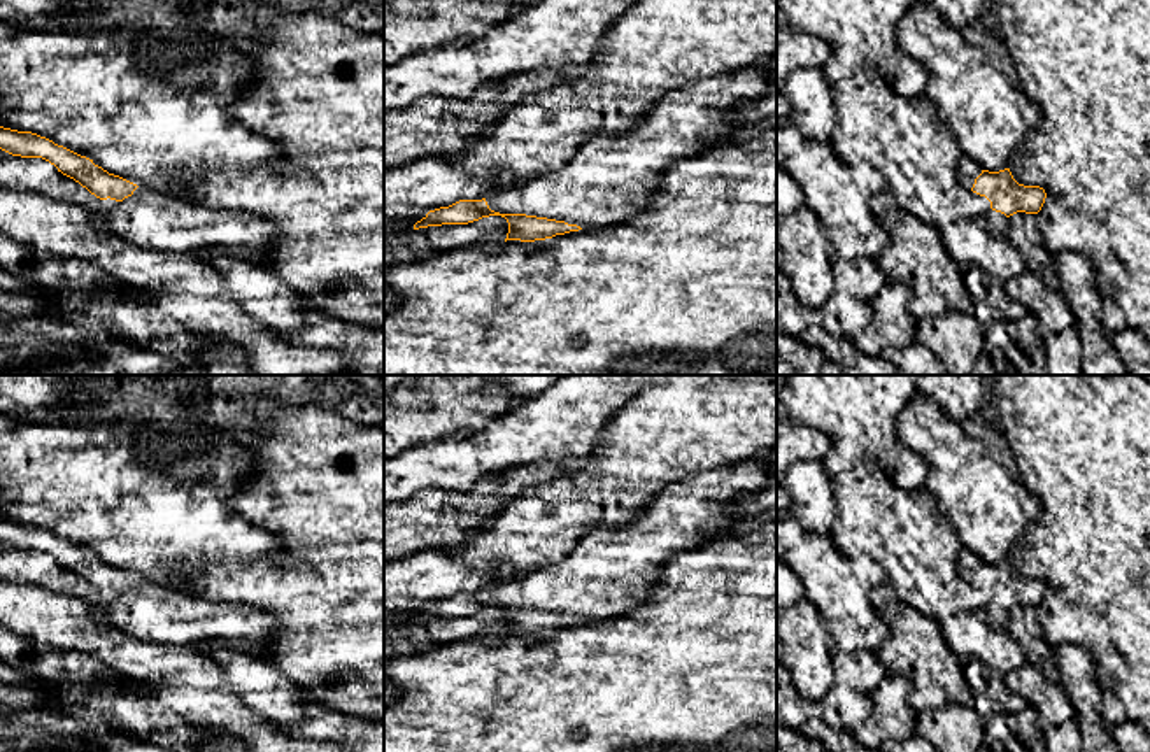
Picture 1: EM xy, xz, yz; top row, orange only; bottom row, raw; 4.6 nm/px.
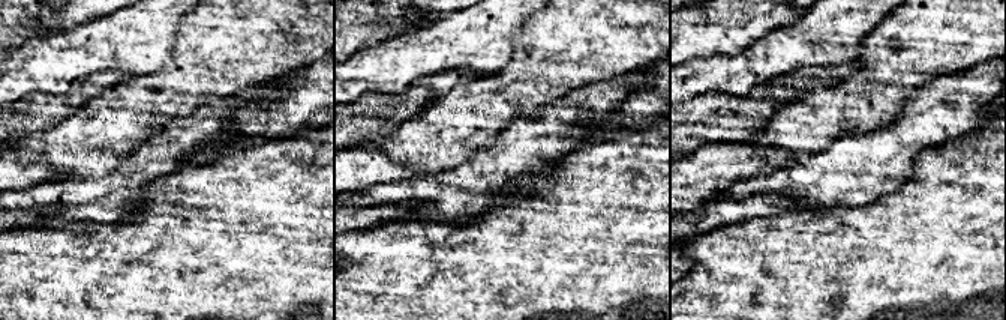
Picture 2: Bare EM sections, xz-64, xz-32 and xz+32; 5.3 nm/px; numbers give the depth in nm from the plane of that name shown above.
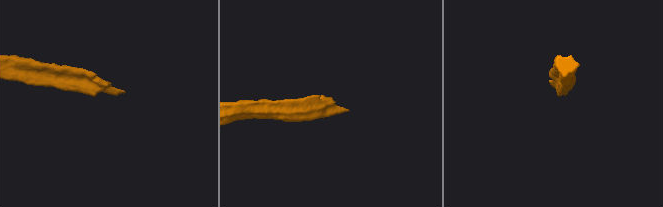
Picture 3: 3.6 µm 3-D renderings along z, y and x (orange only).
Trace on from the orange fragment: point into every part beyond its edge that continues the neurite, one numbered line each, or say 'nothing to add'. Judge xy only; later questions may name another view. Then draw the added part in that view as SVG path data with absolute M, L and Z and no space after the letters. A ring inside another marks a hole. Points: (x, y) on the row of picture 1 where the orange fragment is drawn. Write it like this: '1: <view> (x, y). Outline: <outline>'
1: xy (155, 219). Outline: M137 188L131 196L119 202L112 210L98 214L103 228L133 242L138 247L163 252L207 252L231 251L259 256L275 244L275 224L254 212L210 209L191 203L174 193L151 188Z

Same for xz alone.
1: xz (610, 177). Outline: M777 56L673 89L624 135L596 135L561 167L486 202L500 214L526 214L603 228L647 207L661 175L678 160L736 142L735 109L768 89Z

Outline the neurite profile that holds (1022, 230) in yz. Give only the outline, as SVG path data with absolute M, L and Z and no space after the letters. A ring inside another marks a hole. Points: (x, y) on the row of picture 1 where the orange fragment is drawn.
M1017 212L1010 216L1004 237L1019 249L1026 266L1036 273L1048 289L1059 289L1061 279L1054 265L1054 252L1045 245L1036 214Z

